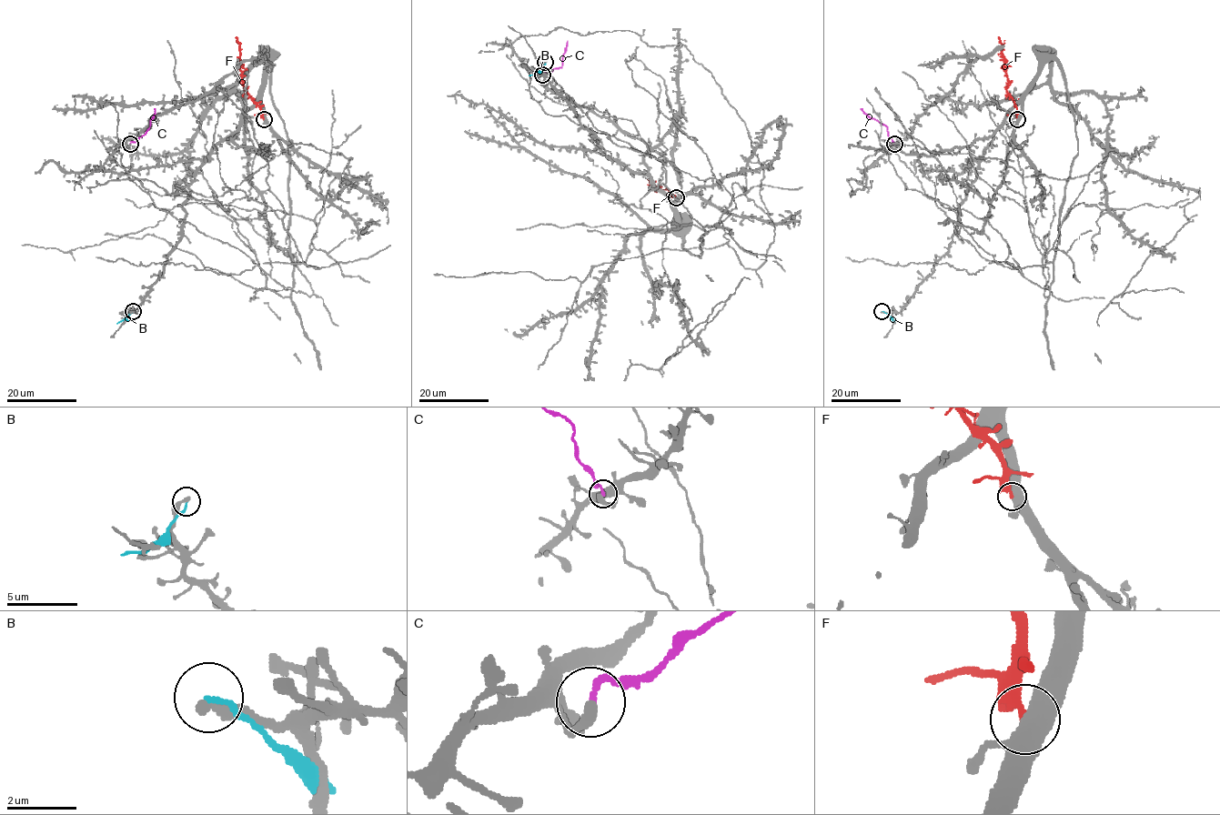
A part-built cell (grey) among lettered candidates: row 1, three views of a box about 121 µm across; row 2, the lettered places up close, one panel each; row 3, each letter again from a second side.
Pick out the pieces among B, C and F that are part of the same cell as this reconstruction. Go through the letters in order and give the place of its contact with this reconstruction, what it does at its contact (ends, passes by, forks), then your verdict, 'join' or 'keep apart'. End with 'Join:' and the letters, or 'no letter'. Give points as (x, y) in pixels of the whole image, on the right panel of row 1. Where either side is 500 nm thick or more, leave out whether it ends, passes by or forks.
B: (882, 311) | it ends | keep apart
C: (894, 144) | it ends | keep apart
F: (1017, 119) | keep apart
Join: no letter

